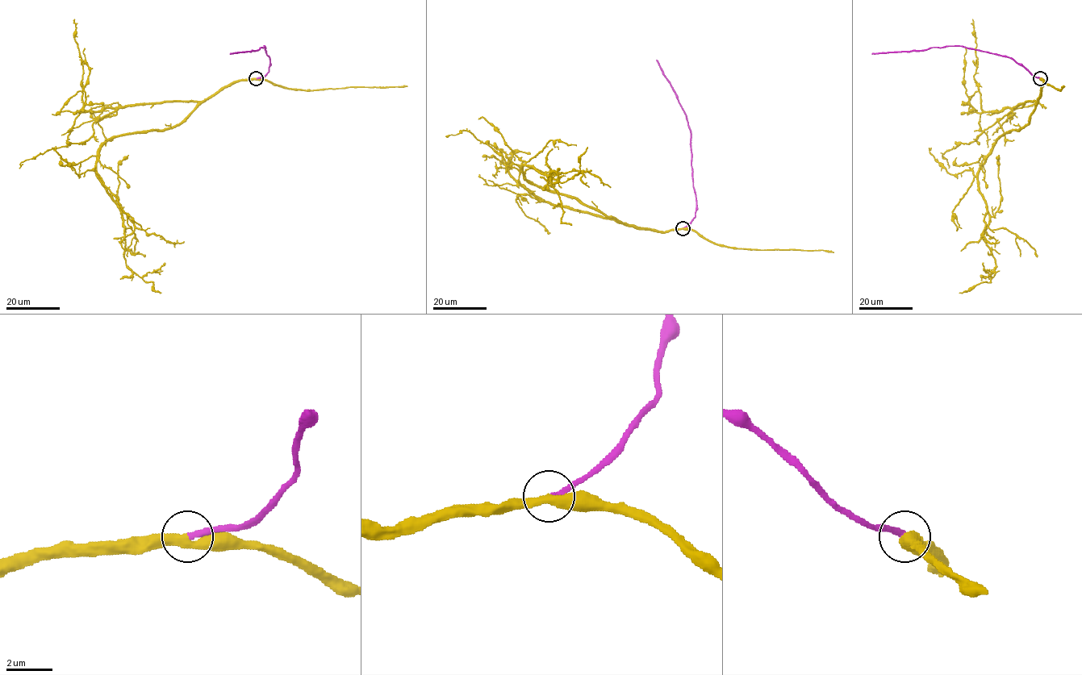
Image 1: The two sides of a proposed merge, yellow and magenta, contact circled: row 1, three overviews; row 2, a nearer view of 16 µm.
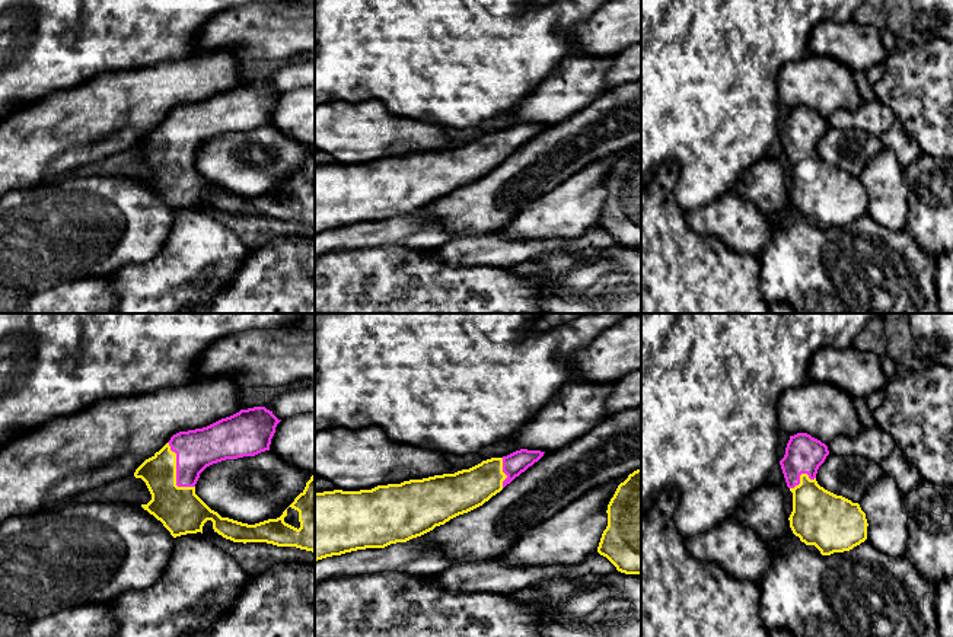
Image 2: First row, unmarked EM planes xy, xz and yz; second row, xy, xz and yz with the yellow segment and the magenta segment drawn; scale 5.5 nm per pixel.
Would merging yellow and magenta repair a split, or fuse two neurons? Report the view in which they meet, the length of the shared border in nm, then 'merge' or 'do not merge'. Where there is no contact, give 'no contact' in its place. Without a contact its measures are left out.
contact in xy; length 300 nm; merge

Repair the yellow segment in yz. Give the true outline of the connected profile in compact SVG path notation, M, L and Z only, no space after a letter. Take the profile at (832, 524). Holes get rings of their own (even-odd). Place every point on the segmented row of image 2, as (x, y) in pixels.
M807 433L790 436L785 455L780 461L787 487L793 493L790 528L806 545L815 545L822 555L850 551L867 539L867 519L858 503L836 496L816 481L819 466L829 455L828 446Z

